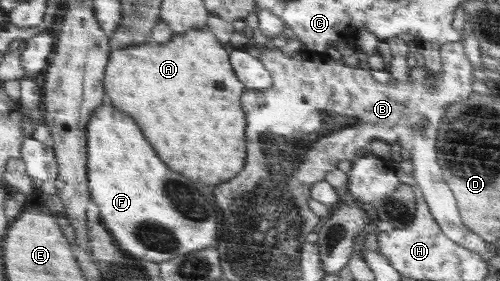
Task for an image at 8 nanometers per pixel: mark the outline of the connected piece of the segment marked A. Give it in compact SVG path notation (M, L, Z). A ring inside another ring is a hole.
M208 28L191 30L185 34L176 34L174 39L168 43L151 43L149 41L142 45L125 46L123 49L118 48L113 51L111 62L108 64L105 83L108 100L117 108L129 112L131 116L135 116L135 120L139 120L139 124L141 124L143 132L147 132L147 138L151 140L151 144L155 144L155 148L159 148L159 154L163 156L163 160L167 160L167 164L171 164L171 168L175 168L177 172L183 172L187 178L201 180L205 184L223 184L223 182L233 180L239 174L239 170L243 168L243 164L245 164L245 112L241 110L239 96L247 88L239 80L238 73L232 63L232 48L223 44L223 41L213 31Z

